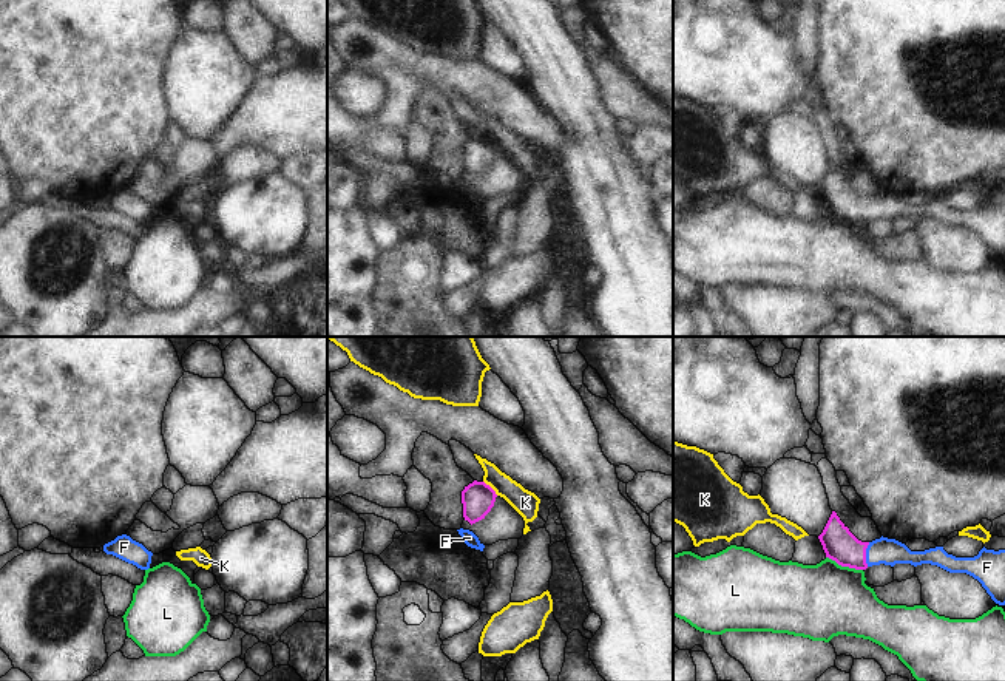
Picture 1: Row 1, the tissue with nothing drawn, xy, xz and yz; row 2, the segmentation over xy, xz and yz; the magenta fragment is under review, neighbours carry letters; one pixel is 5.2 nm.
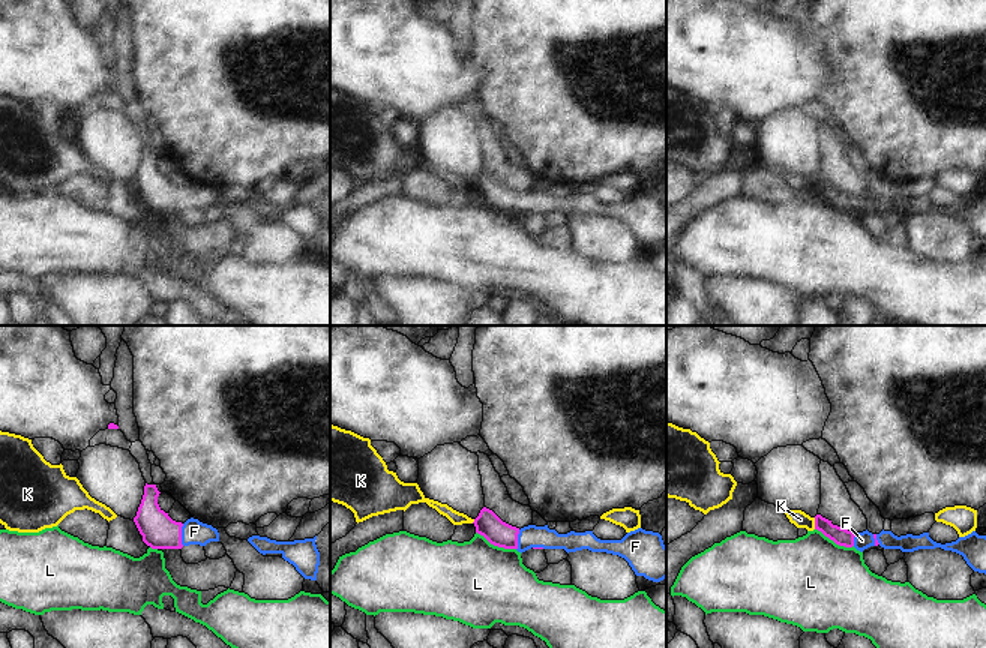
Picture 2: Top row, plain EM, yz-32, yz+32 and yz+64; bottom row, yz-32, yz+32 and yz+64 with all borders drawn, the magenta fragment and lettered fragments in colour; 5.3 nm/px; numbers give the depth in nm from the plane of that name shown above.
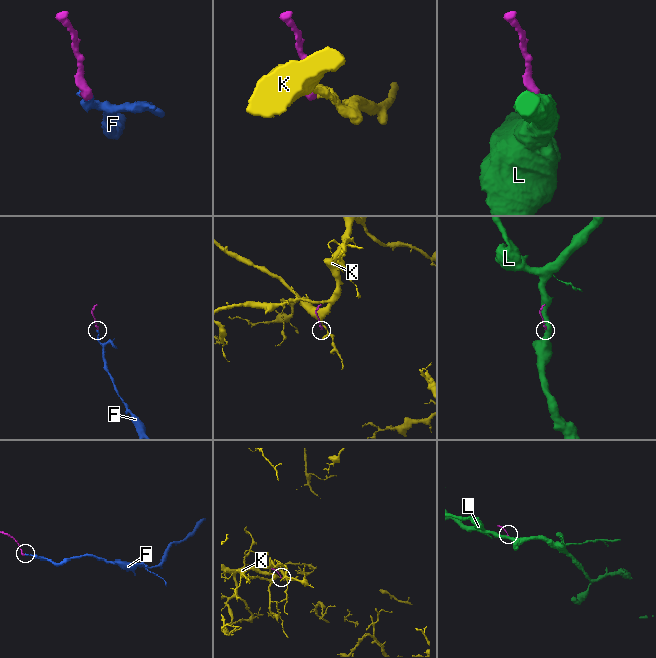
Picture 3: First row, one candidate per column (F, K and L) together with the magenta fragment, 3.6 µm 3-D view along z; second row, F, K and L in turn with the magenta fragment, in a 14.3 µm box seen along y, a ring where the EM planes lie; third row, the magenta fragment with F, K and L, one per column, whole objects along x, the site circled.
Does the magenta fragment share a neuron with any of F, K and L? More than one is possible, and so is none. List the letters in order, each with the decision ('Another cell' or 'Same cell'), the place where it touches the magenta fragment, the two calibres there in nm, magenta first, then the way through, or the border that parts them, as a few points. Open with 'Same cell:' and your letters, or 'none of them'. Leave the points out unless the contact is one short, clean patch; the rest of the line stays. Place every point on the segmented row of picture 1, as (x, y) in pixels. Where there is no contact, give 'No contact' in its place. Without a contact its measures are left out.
Same cell: F
F: Same cell. Touches magenta at yz (865, 555). Thickness 170 nm (magenta) against 140 nm. Path across: yz (839, 544), (848, 552), (865, 555), (889, 552)
K: Another cell. Touches magenta at xz (491, 488). Thickness 170 nm (magenta) against 130 nm. Boundary: xz (483, 481), (497, 494)
L: Another cell. Touches magenta at yz (845, 565). Thickness 170 nm (magenta) against 380 nm. Boundary: yz (826, 556), (842, 565), (862, 570)

